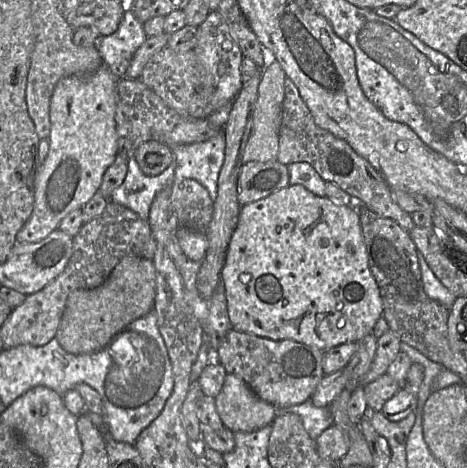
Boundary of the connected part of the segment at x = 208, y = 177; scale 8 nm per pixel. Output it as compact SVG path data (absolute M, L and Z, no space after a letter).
M223 130L205 142L177 145L174 147L169 146L169 148L175 162L173 182L179 182L184 179L194 179L206 188L210 199L214 201L217 197L217 180L224 161L225 135Z

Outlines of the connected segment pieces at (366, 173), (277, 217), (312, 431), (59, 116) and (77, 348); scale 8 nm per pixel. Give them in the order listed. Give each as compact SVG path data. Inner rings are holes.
M287 77L284 82L277 161L284 165L307 162L324 181L332 182L347 192L360 202L362 208L380 217L394 220L408 233L415 226L410 214L405 212L395 201L392 190L383 176L365 158L358 155L346 141L316 125L297 87Z
M293 184L281 188L269 196L248 203L239 211L237 226L230 238L220 279L225 287L228 317L232 329L272 340L290 339L326 351L345 343L358 343L372 333L375 324L383 315L379 287L369 269L368 257L363 240L360 217L357 209L337 204L327 197L320 197L304 186Z
M310 400L301 404L276 408L277 416L294 413L300 416L305 430L313 440L322 434L324 430L334 425L331 411L328 407L317 407Z
M105 65L87 76L71 75L55 86L50 102L51 131L49 153L39 167L34 181L34 207L32 214L16 235L16 244L35 243L57 229L60 221L71 211L82 209L98 191L105 170L119 153L116 129L118 79Z
M125 256L102 285L69 294L55 337L68 353L96 353L131 322L150 312L155 294L156 271L152 260Z

